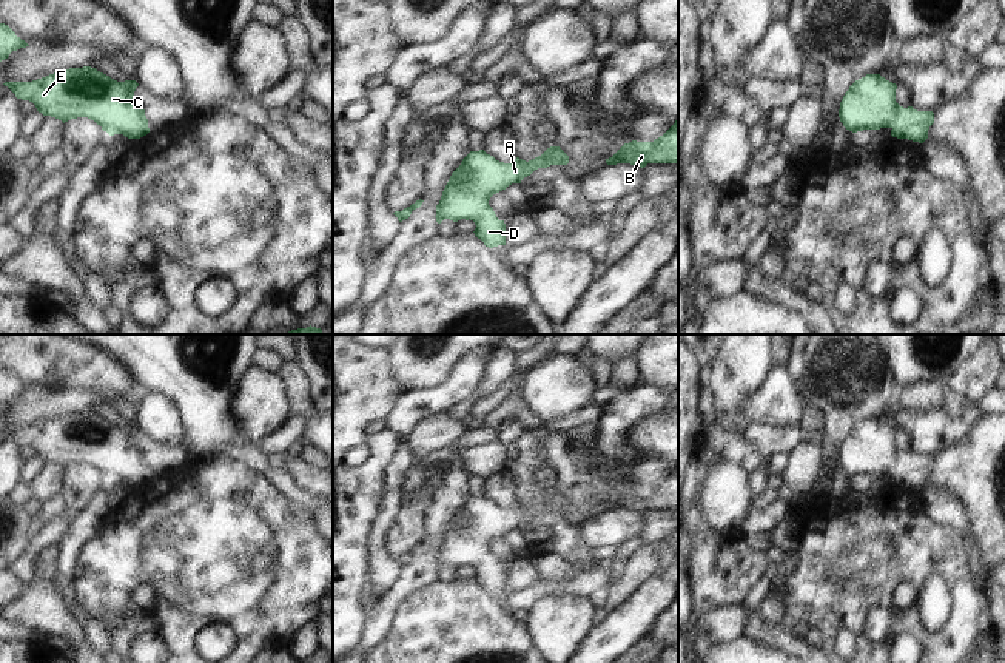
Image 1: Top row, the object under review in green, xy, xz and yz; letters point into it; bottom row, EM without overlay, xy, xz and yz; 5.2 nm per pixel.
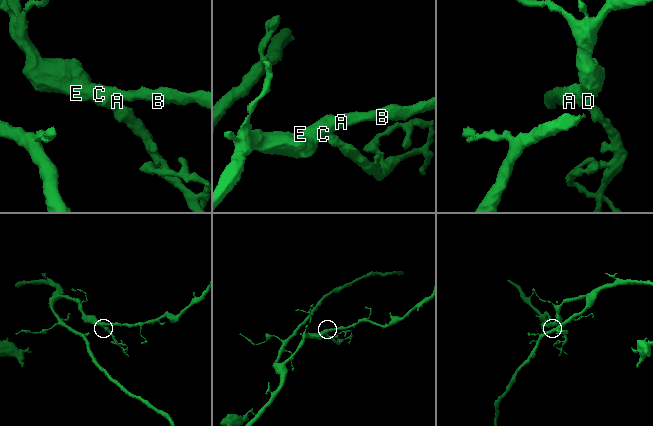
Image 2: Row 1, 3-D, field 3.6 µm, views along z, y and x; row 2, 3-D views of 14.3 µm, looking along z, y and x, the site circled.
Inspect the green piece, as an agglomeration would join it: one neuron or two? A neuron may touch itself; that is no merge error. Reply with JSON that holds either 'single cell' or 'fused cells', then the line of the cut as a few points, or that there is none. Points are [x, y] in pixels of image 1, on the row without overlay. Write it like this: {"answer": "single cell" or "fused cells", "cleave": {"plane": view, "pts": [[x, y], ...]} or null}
{"answer": "single cell", "cleave": null}

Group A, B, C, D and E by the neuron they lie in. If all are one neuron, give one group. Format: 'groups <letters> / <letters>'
groups A B C D E

